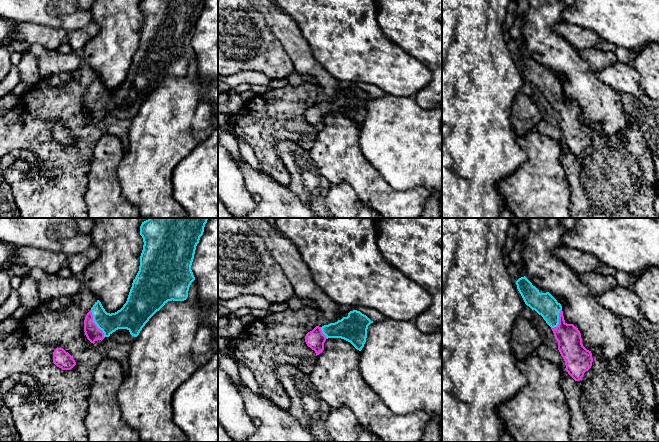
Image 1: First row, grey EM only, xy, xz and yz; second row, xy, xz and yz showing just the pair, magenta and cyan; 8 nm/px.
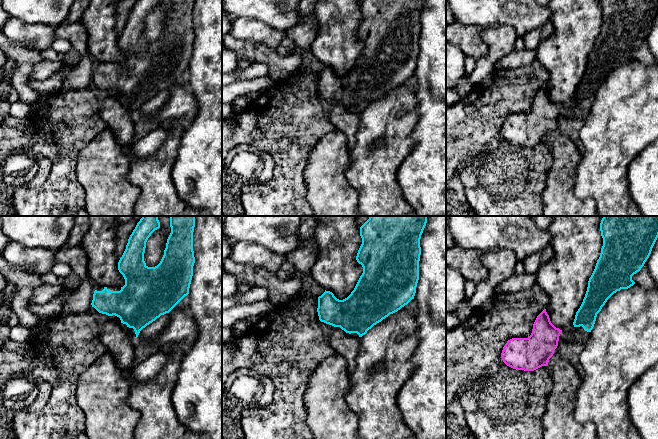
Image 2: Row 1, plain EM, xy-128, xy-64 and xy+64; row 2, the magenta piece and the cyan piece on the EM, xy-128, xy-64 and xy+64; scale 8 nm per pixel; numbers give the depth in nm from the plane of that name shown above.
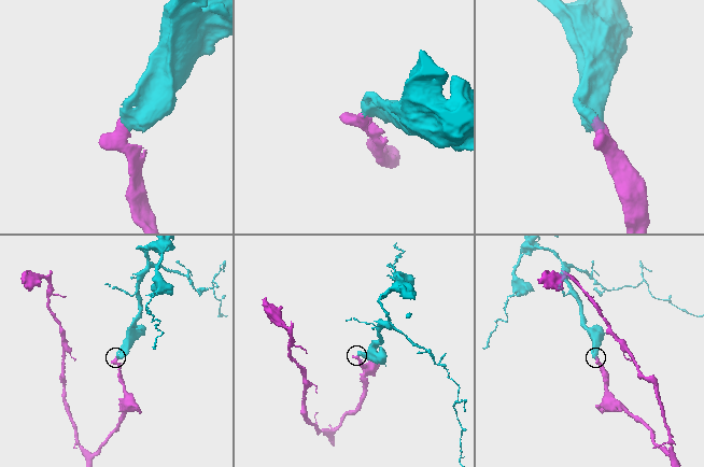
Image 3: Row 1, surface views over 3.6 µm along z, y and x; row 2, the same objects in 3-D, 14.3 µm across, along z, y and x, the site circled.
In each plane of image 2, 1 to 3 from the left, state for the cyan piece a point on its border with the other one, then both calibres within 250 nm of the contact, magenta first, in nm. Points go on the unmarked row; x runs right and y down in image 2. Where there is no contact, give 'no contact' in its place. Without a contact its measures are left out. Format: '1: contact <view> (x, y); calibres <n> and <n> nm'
1: no contact
2: no contact
3: no contact

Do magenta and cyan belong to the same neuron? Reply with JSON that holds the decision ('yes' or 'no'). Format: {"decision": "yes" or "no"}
{"decision": "yes"}

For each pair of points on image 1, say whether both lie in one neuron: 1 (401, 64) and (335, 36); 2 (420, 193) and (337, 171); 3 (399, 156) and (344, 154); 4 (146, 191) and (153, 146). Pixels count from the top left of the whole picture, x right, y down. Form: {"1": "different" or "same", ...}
{"1": "same", "2": "same", "3": "different", "4": "same"}

